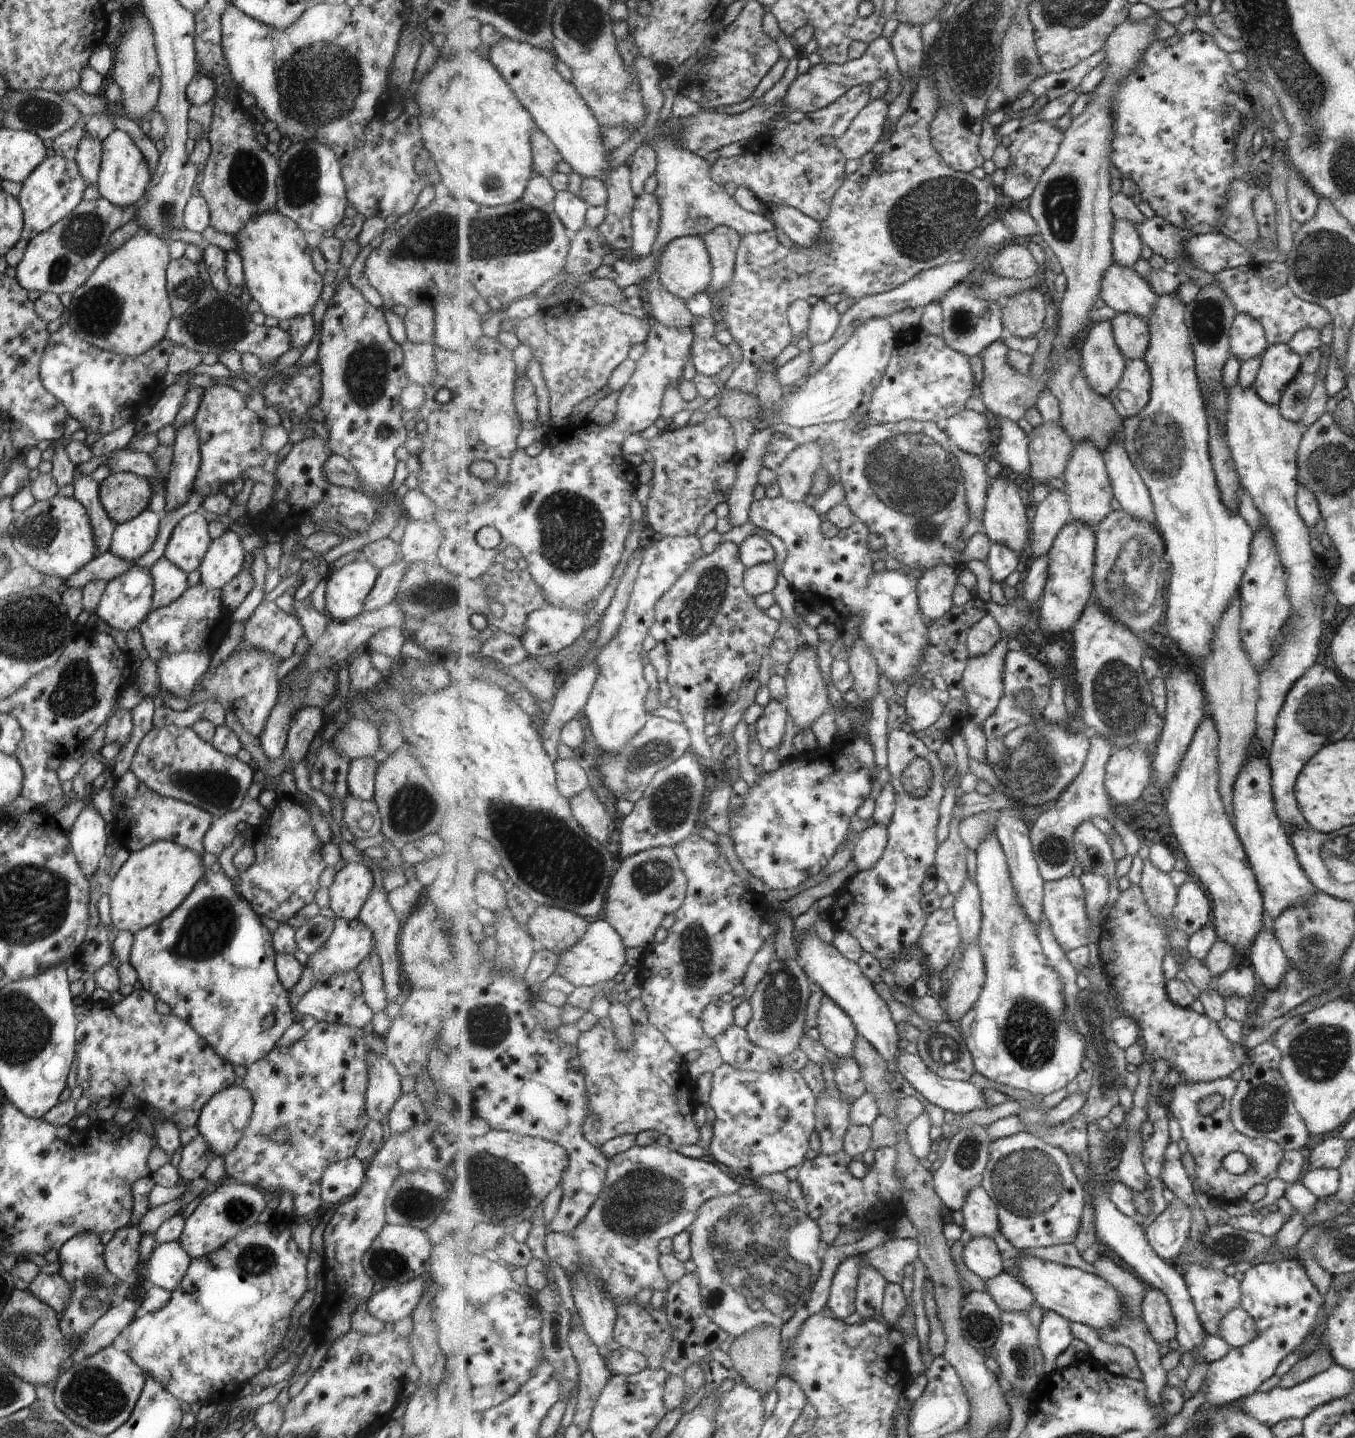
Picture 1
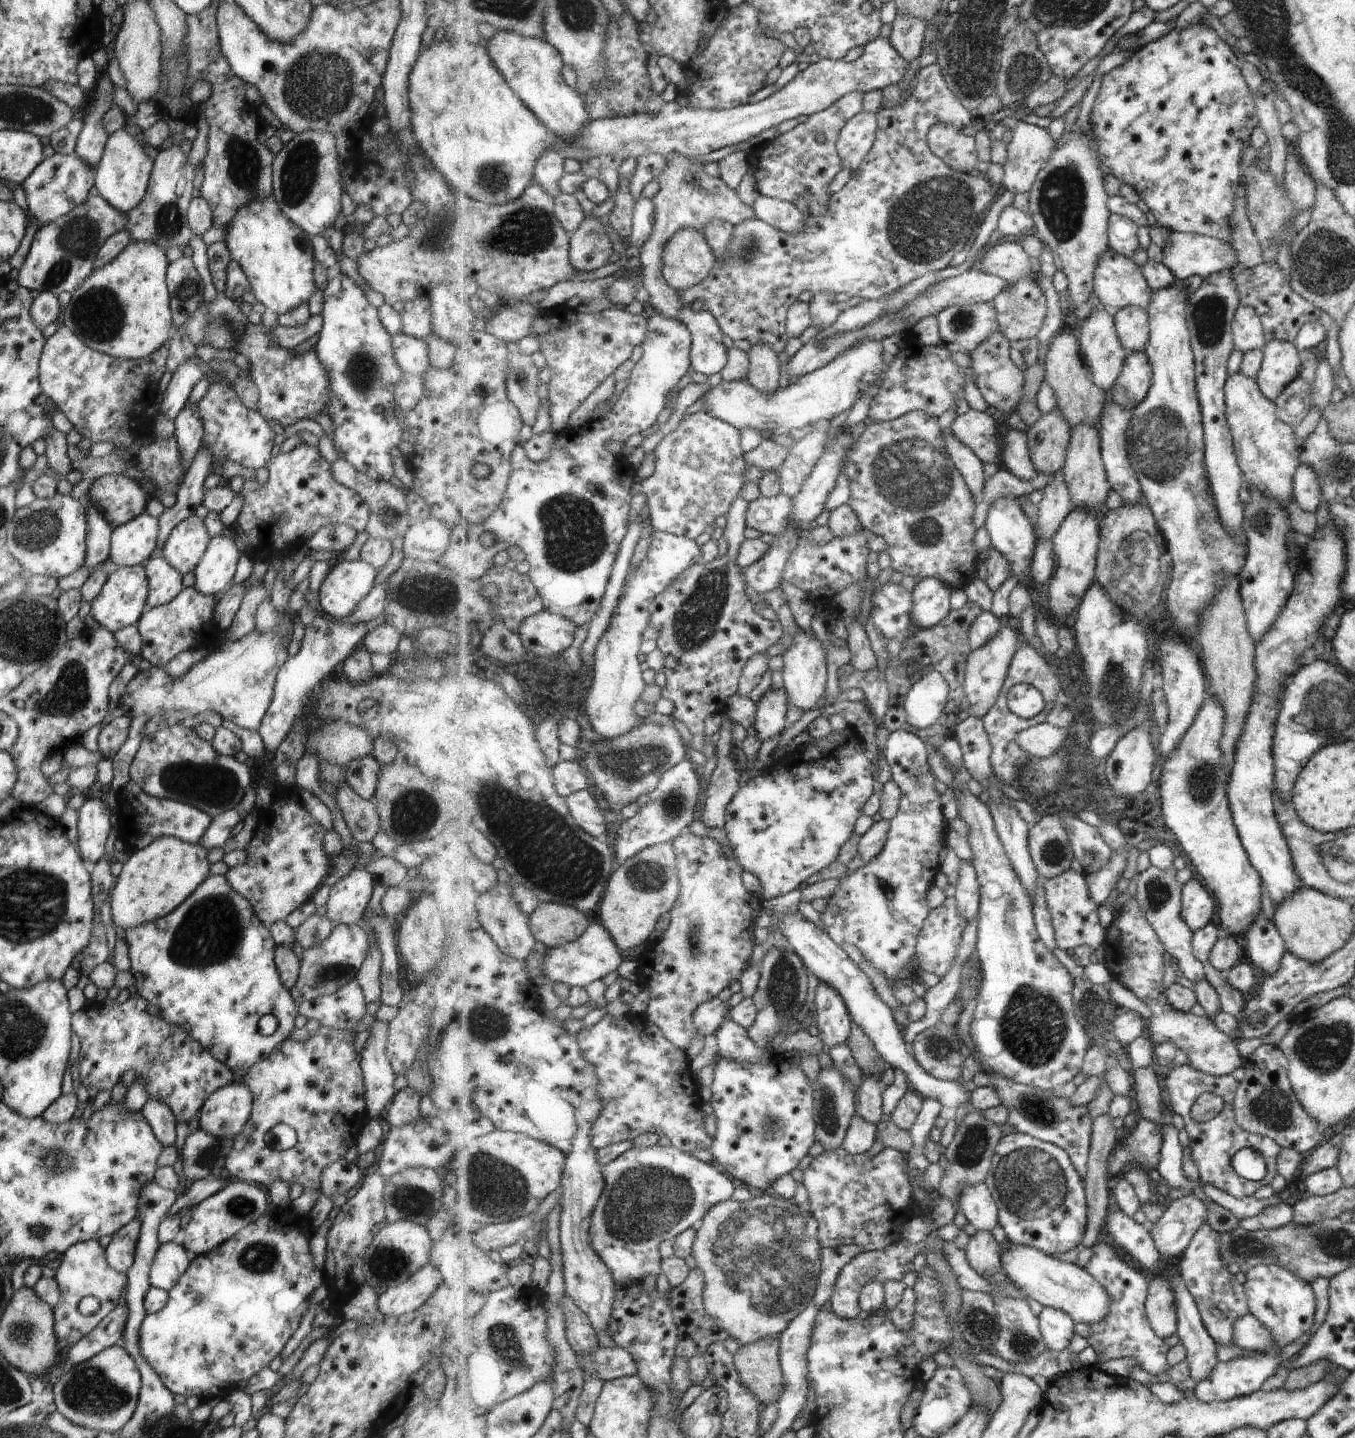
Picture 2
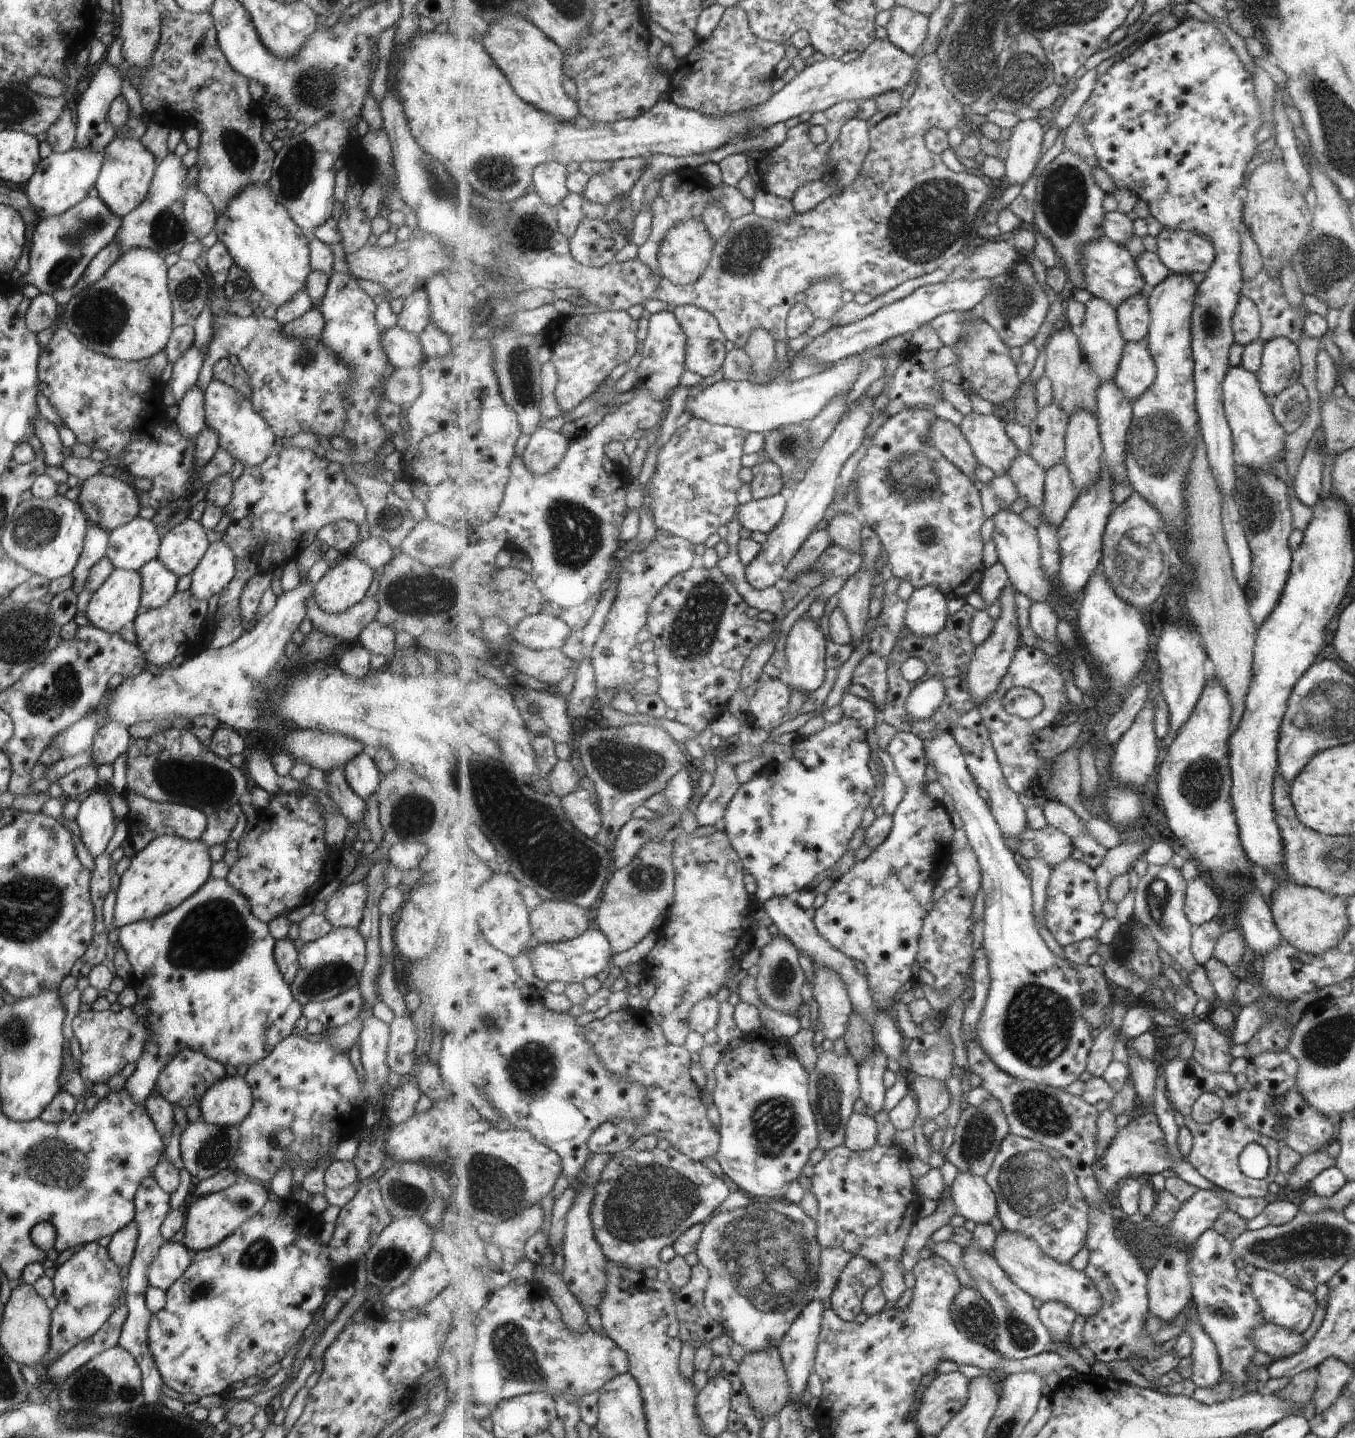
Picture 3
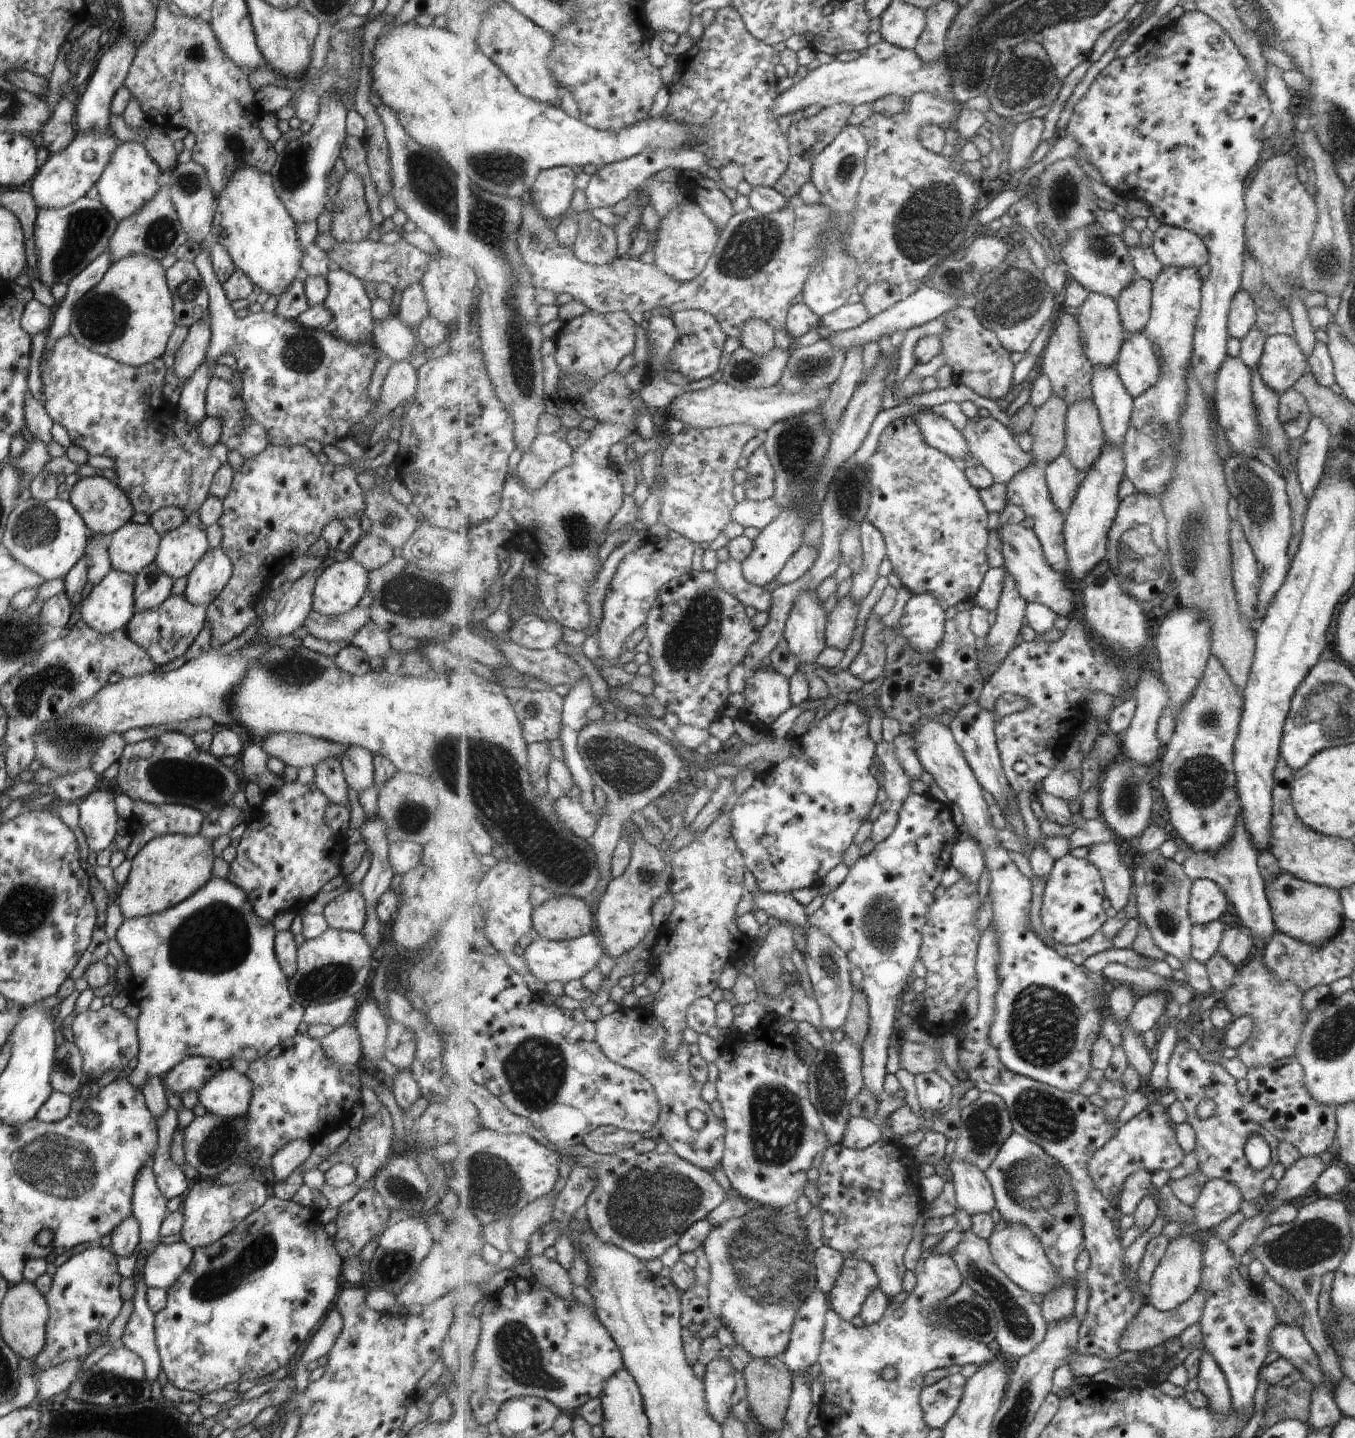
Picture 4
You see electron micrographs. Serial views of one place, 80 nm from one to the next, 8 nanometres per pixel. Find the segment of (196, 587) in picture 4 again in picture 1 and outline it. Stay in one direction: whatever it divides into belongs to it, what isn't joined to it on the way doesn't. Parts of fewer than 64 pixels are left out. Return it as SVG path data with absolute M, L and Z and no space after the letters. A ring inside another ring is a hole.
M225 530L212 539L196 568L200 574L198 582L212 589L220 589L242 570L244 554L240 536Z

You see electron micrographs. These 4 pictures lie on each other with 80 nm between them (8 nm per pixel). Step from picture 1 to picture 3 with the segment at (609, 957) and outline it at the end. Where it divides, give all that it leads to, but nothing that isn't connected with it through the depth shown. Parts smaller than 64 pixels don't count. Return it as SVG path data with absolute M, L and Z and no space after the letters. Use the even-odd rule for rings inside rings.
M588 930L577 939L560 943L541 943L532 948L530 959L536 975L545 982L563 982L565 985L582 983L607 968L612 956L610 940L600 930Z

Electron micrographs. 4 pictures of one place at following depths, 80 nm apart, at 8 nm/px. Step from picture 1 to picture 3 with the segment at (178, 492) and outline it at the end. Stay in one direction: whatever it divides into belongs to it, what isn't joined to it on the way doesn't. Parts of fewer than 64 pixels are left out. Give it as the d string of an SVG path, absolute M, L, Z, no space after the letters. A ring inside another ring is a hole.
M193 385L177 404L177 415L173 420L174 428L181 431L186 439L197 438L204 424L204 392Z

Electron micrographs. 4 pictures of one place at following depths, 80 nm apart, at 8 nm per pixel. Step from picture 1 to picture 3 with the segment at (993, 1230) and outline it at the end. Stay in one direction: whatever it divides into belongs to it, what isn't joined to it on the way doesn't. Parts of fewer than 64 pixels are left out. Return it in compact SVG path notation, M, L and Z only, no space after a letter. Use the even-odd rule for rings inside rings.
M959 1172L950 1188L958 1214L965 1219L978 1225L989 1224L998 1216L997 1197L986 1177Z

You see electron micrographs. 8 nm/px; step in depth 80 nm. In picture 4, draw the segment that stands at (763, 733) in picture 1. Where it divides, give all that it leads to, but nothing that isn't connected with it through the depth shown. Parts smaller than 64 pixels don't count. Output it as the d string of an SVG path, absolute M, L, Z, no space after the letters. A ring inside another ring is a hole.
M772 666L757 669L747 679L745 690L740 698L743 701L744 709L753 711L757 720L763 722L765 726L771 726L781 714L785 714L794 705L790 692L790 679L777 672Z

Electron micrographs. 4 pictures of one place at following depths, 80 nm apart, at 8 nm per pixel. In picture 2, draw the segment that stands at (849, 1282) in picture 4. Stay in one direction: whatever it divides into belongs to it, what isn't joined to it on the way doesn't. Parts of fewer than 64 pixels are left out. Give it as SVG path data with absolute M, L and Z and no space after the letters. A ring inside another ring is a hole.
M903 1238L892 1246L885 1251L863 1252L851 1260L847 1266L844 1266L837 1279L828 1308L836 1312L841 1318L857 1319L862 1310L860 1296L864 1286L875 1279L882 1283L886 1283L888 1280L903 1280L903 1276L908 1272L908 1262L911 1262L919 1252L923 1252L923 1245L914 1240L910 1243Z

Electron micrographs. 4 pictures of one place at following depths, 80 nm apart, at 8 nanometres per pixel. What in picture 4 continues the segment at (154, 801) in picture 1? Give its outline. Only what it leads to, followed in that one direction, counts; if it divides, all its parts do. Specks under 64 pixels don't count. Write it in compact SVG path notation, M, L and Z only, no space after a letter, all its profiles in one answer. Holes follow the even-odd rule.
M132 800L132 812L122 821L126 833L130 836L130 843L124 850L124 858L131 860L137 851L154 836L166 834L194 835L200 832L203 815L201 811L187 805L175 803L154 804L147 801Z

